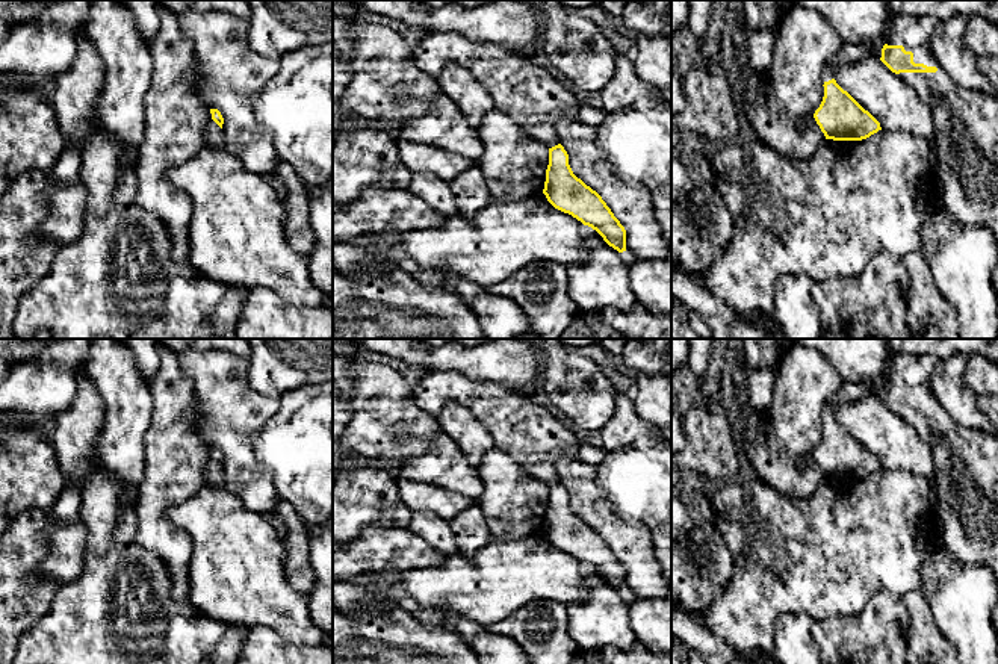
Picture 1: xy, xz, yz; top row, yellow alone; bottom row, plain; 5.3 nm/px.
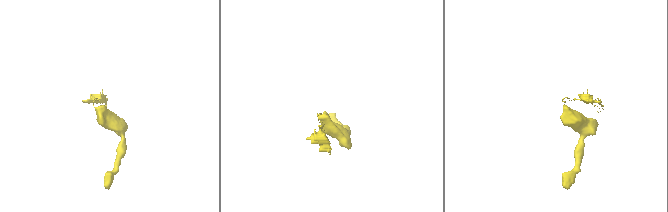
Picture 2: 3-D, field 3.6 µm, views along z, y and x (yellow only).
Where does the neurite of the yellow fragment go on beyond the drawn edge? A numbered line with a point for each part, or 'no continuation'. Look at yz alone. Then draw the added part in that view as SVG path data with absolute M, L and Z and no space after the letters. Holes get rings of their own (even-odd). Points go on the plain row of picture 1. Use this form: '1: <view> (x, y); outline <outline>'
1: yz (965, 480); outline M892 352L885 383L903 384L906 390L913 392L915 402L938 407L936 411L898 413L930 446L934 458L931 482L936 492L934 519L939 522L936 538L951 558L990 567L998 591L998 433L966 428L948 416L930 387L930 375L938 360L928 354Z

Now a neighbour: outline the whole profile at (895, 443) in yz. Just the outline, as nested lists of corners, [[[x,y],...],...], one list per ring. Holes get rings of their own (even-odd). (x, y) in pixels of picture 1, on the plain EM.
[[[865,396],[839,404],[833,417],[880,461],[882,467],[933,478],[934,458],[930,446],[880,398]]]

